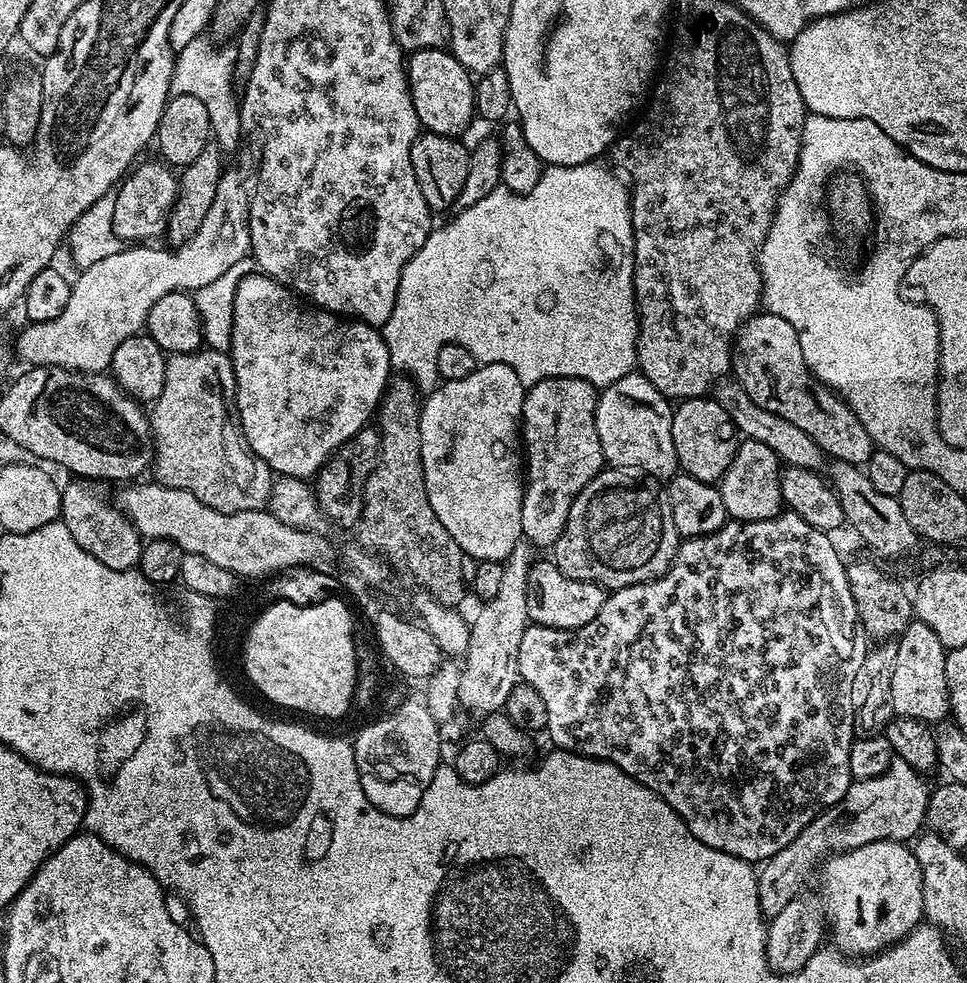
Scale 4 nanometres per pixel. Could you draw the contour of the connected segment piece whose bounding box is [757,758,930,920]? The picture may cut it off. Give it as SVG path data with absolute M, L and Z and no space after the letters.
M892 759L886 774L878 778L853 780L846 794L834 807L825 809L808 823L794 842L765 861L757 880L759 908L765 919L782 914L783 907L801 895L806 878L831 854L849 852L858 846L883 840L915 841L928 819L928 794L925 773L914 770L910 762Z

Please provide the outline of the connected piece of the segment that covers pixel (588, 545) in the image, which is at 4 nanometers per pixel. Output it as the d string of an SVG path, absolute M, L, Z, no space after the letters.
M605 467L574 498L566 526L550 549L550 559L566 578L598 584L605 590L615 590L656 580L674 562L682 537L674 526L668 493L661 481L641 478L628 470Z

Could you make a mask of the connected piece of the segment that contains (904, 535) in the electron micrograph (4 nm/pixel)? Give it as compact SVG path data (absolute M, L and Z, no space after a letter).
M832 460L832 476L830 483L838 494L838 502L842 502L842 514L847 527L853 528L864 539L868 548L873 548L880 556L908 556L918 545L918 537L914 526L906 522L906 514L902 514L899 499L890 494L882 494L870 482L865 469L858 464Z

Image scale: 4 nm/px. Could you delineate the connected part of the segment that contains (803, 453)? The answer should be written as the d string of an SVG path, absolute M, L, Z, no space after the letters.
M725 378L716 385L714 398L730 414L734 422L737 433L745 440L762 442L774 450L774 454L790 468L805 468L811 472L820 472L823 464L826 464L826 457L818 442L810 438L810 434L805 434L799 426L793 426L791 422L786 422L786 418L778 418L778 414L770 414L770 410L762 410L758 402L746 394L746 390L735 379Z

